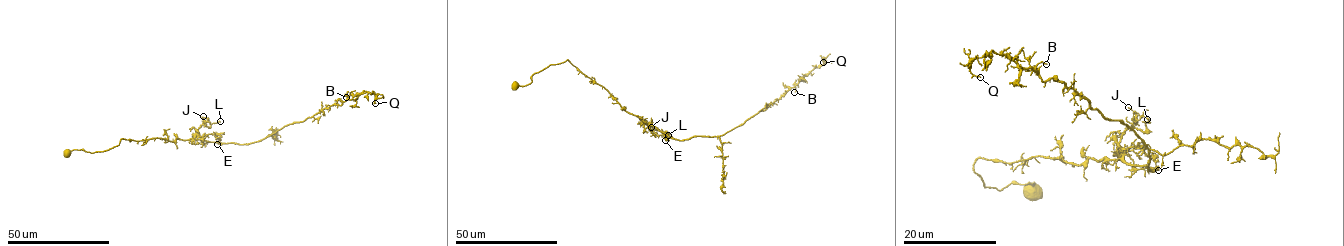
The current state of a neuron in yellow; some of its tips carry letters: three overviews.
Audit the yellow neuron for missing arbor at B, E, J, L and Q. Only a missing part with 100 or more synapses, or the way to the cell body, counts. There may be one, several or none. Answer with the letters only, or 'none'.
none

